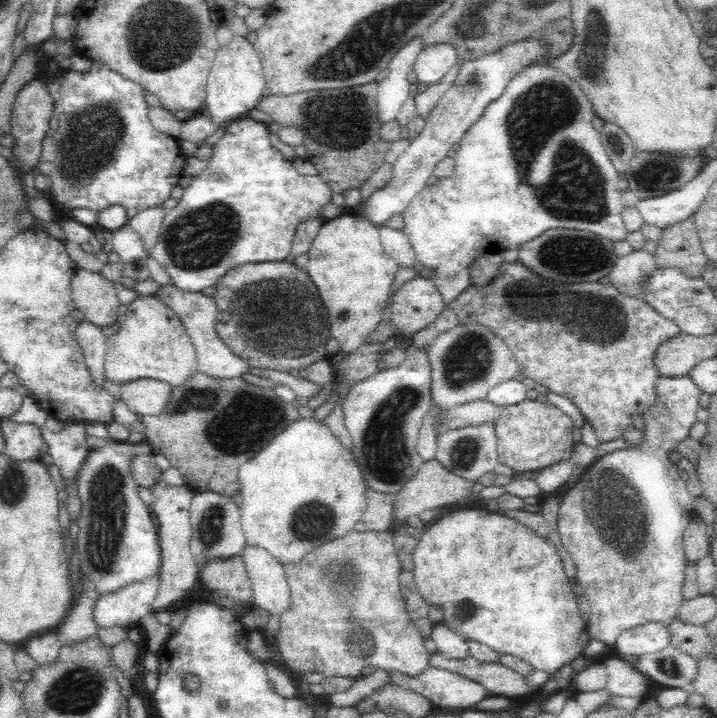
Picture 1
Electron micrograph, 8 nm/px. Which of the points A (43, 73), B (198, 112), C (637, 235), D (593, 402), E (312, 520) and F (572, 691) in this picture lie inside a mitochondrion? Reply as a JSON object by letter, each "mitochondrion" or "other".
{"A":"other","B":"other","C":"other","D":"other","E":"mitochondrion","F":"other"}

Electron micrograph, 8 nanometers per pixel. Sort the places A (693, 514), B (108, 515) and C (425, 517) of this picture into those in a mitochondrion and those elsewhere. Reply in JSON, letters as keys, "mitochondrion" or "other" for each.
{"A":"other","B":"mitochondrion","C":"other"}

